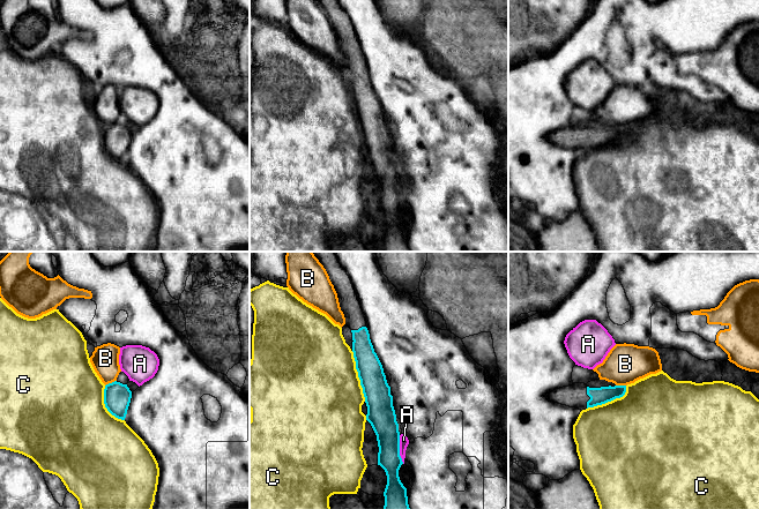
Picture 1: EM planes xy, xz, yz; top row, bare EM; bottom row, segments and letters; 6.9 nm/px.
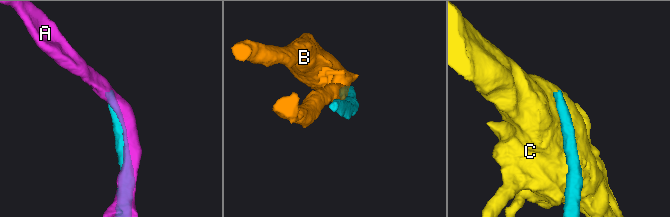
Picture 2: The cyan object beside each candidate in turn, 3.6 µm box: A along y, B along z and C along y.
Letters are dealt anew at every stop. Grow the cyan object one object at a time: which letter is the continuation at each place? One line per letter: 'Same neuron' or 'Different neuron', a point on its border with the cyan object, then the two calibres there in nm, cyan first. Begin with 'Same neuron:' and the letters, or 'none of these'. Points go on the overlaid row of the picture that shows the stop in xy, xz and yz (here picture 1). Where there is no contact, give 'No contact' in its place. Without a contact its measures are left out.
Same neuron: none of these
A: Different neuron. Touches cyan at xz (399, 449). Thickness 190 nm (cyan) against 60 nm
B: Different neuron. Touches cyan at xy (110, 383). Thickness 190 nm (cyan) against 190 nm
C: Different neuron. Touches cyan at xz (358, 376). Thickness 190 nm (cyan) against 500 nm

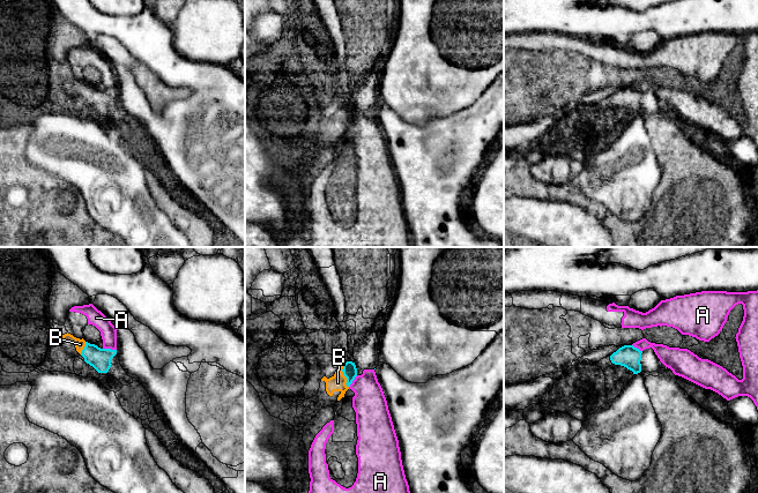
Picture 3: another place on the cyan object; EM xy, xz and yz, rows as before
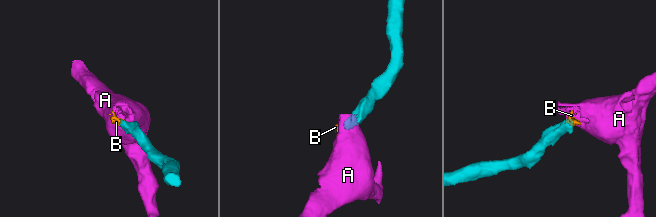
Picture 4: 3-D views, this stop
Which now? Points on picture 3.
Same neuron: B
A: Different neuron. Touches cyan at xy (110, 349). Thickness 150 nm (cyan) against 110 nm
B: Same neuron. Touches cyan at xz (344, 375). Thickness 100 nm (cyan) against 110 nm

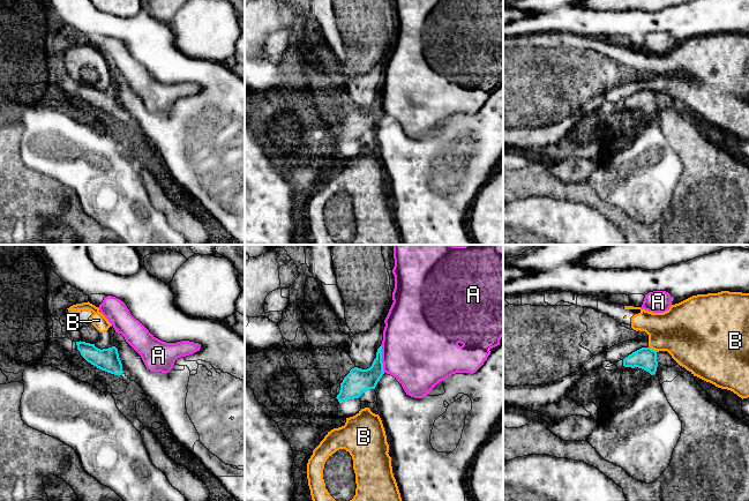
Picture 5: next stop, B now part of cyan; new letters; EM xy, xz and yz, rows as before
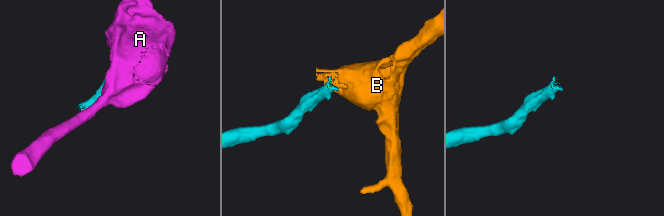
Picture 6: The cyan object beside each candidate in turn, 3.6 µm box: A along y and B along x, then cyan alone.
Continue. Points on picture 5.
Same neuron: none of these
A: Different neuron. Touches cyan at xz (381, 359). Thickness 170 nm (cyan) against 480 nm
B: Different neuron. Touches cyan at yz (653, 350). Thickness 160 nm (cyan) against 360 nm

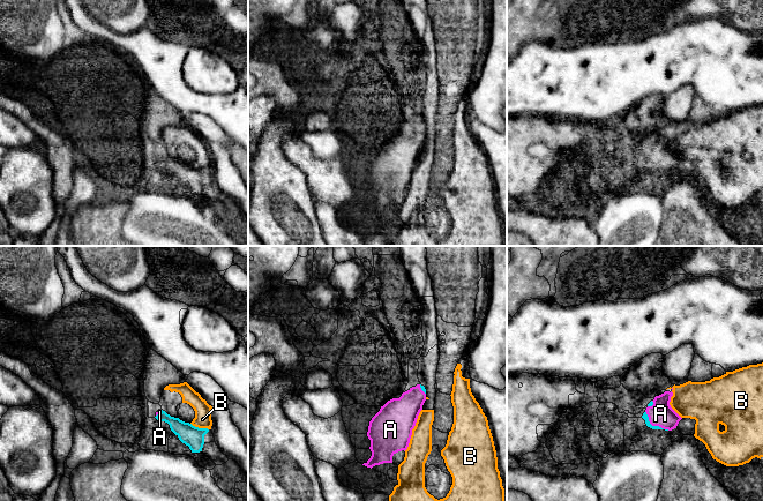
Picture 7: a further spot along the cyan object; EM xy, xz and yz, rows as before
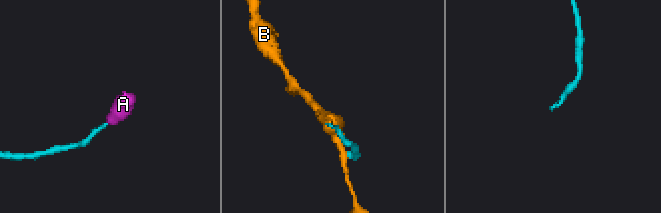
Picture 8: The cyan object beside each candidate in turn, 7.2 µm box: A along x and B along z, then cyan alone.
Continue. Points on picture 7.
Same neuron: A
A: Same neuron. Touches cyan at yz (653, 426). Thickness 40 nm (cyan) against 170 nm
B: Different neuron. Touches cyan at xy (200, 428). Thickness 150 nm (cyan) against 120 nm

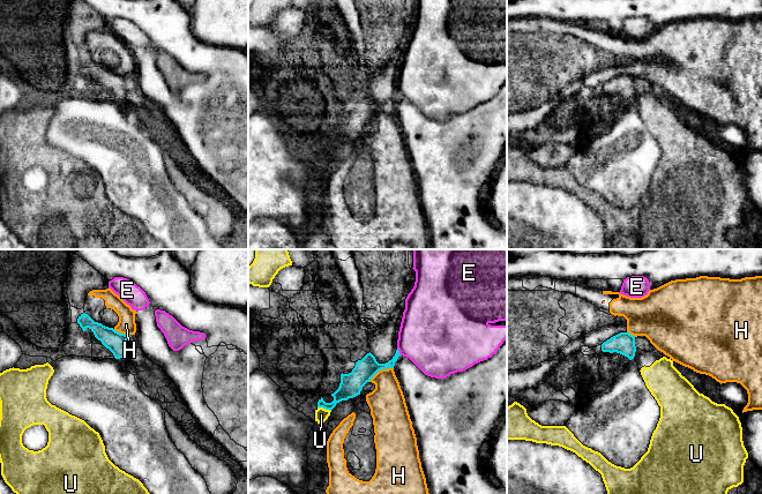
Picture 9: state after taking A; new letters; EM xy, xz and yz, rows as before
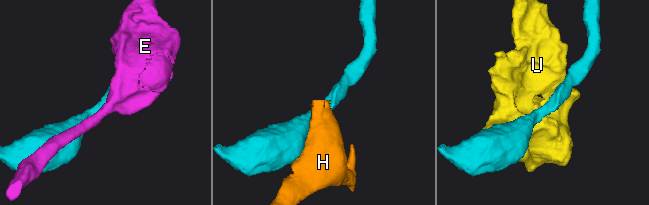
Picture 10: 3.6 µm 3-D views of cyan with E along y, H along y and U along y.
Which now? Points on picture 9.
Same neuron: none of these
E: Different neuron. Touches cyan at xz (398, 351). Thickness 150 nm (cyan) against 440 nm
H: Different neuron. Touches cyan at xz (380, 369). Thickness 160 nm (cyan) against 260 nm
U: Different neuron. Touches cyan at xz (325, 408). Thickness 160 nm (cyan) against 100 nm

